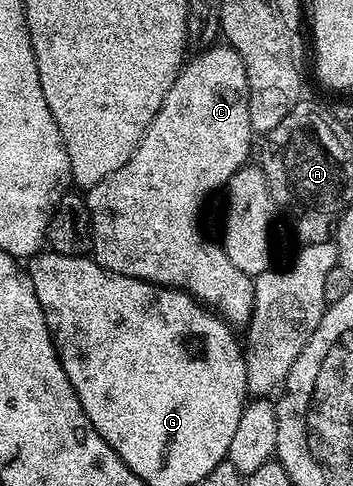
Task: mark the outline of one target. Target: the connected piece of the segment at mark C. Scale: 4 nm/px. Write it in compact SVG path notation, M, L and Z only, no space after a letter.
M215 43L208 49L195 52L183 64L178 73L176 83L172 83L172 87L168 91L168 95L164 99L156 119L152 119L148 131L140 139L132 159L128 159L128 163L124 163L124 167L120 167L120 171L108 175L108 179L104 179L85 194L86 205L90 208L90 222L92 223L92 260L97 265L113 273L151 281L154 285L166 285L169 289L182 289L202 302L203 305L209 307L218 316L224 318L231 327L245 327L250 324L250 316L254 310L254 282L251 277L244 275L244 271L240 271L240 267L232 267L228 255L224 255L221 244L217 240L205 241L202 238L202 208L205 207L206 200L217 189L219 192L229 183L237 169L241 169L243 165L251 160L250 144L256 140L256 134L252 126L250 126L250 116L248 115L249 94L248 75L244 71L244 63L233 47L225 43Z

